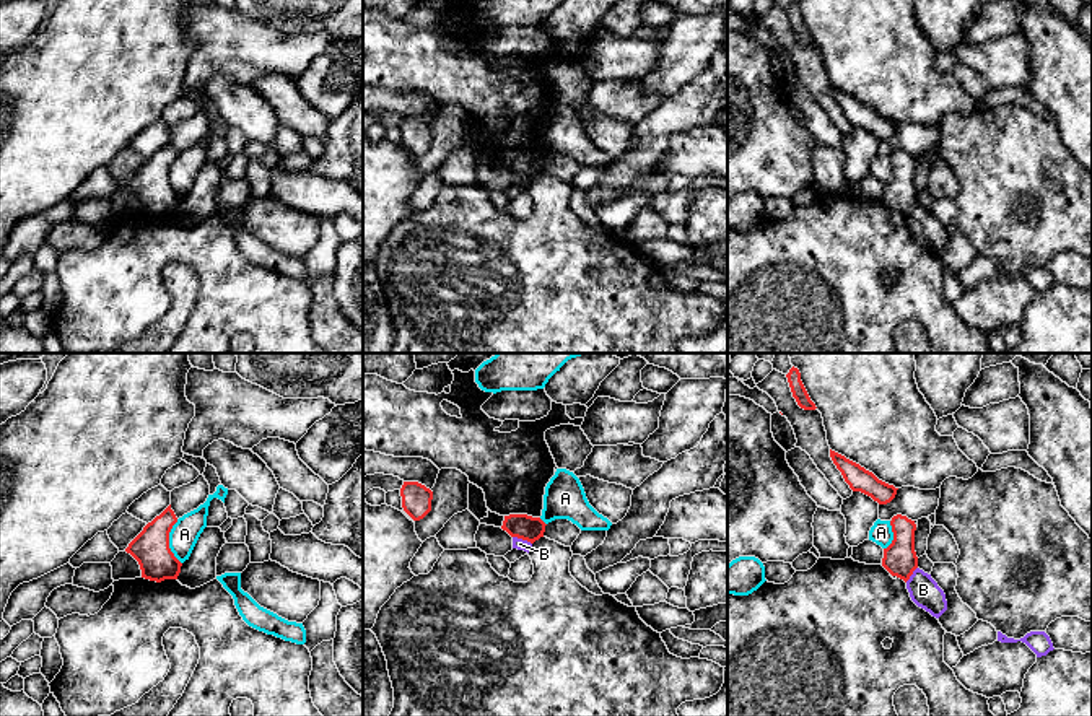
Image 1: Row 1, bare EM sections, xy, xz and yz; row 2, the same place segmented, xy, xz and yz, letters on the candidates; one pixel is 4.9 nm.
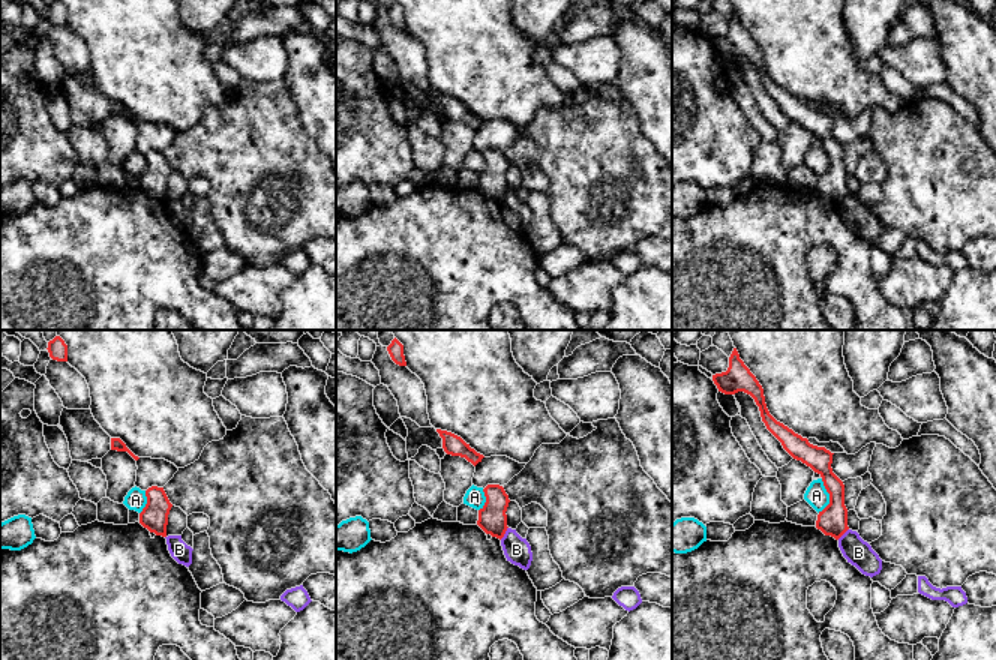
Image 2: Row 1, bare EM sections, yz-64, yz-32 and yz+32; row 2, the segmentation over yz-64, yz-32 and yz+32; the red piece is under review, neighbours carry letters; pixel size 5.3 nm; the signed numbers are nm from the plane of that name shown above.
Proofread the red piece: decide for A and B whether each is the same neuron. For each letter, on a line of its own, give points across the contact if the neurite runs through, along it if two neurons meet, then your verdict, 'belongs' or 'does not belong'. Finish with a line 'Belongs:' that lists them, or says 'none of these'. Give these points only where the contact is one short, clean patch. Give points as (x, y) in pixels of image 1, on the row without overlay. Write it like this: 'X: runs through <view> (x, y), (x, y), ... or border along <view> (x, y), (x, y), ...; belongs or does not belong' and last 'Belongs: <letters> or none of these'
A: border along xy (176, 155), (170, 168), (170, 186), (181, 199); does not belong
B: border along xz (513, 171), (531, 179); does not belong
Belongs: none of these

